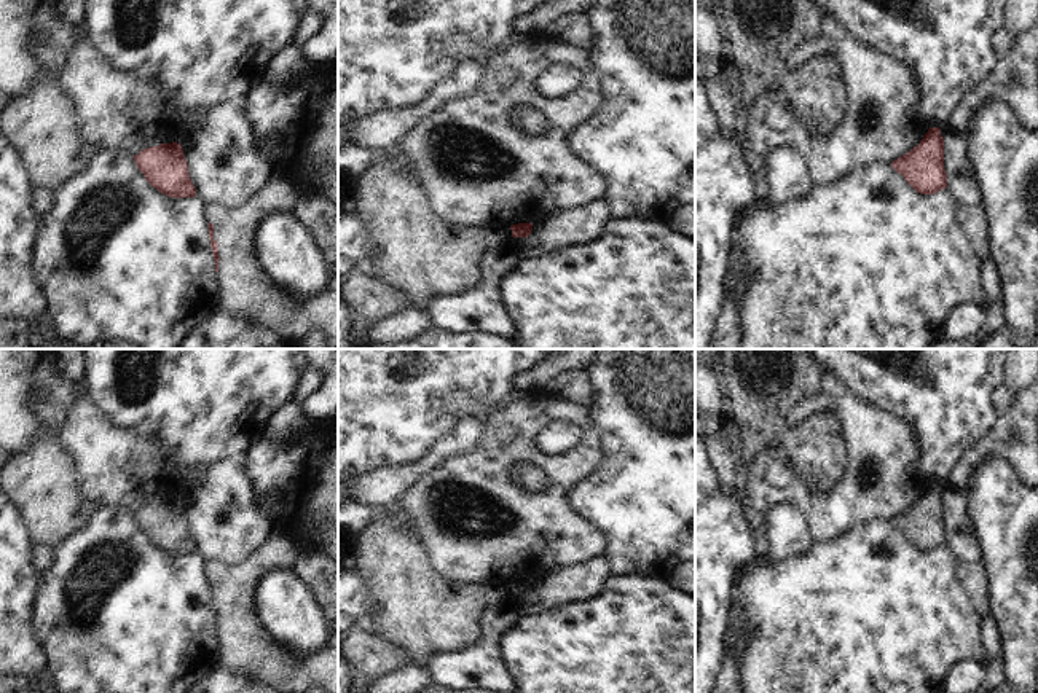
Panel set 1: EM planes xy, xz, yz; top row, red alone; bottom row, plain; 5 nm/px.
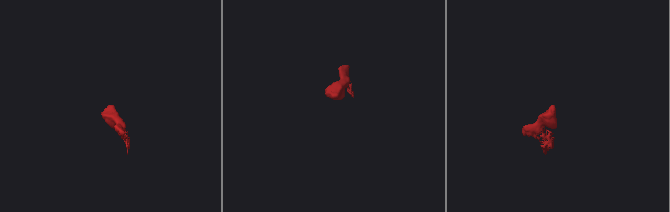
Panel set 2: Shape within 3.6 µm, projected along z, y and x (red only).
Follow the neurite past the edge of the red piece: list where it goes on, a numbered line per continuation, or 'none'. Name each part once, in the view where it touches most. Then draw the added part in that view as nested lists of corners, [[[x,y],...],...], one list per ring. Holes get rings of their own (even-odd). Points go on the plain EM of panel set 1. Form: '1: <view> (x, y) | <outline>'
1: xy (244, 647) | [[[273,532],[238,566],[206,561],[206,578],[214,581],[220,613],[218,668],[282,693],[303,693],[311,685],[338,693],[338,650],[324,647],[314,655],[295,655],[263,629],[254,609],[260,580],[273,570],[292,569],[298,554],[285,535]]]

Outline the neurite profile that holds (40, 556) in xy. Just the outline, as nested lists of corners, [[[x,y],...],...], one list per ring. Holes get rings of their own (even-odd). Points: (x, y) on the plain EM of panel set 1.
[[[32,545],[30,564],[38,574],[45,574],[53,566],[53,550],[45,545]]]

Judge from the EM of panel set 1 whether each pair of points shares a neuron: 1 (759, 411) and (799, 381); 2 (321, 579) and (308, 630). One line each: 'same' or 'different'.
1: same
2: different

